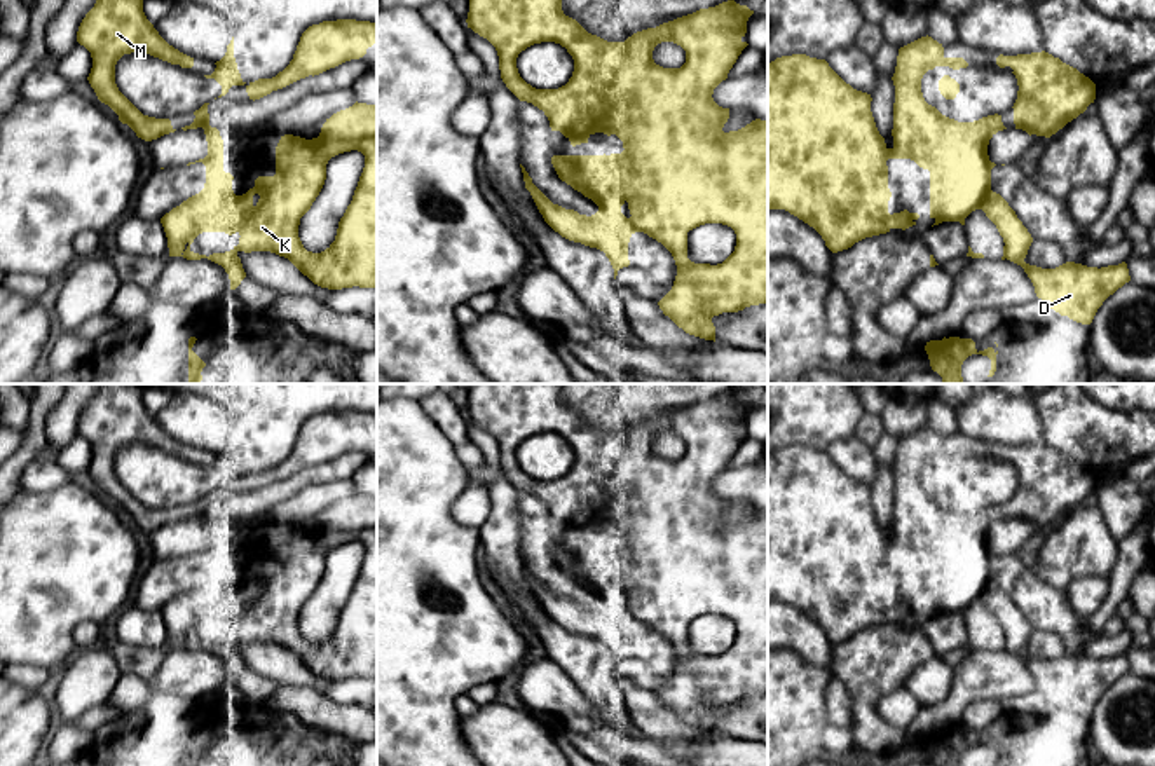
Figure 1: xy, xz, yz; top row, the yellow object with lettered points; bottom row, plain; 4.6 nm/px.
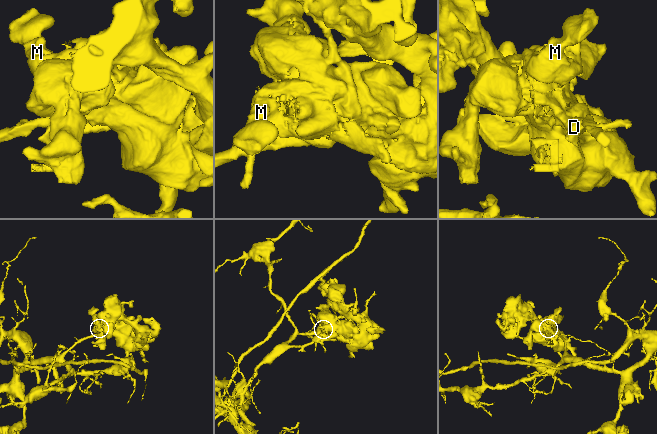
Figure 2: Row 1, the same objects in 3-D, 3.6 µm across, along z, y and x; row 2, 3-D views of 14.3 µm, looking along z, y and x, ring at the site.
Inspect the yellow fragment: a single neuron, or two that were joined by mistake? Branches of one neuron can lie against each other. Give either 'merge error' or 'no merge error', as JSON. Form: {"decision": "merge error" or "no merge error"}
{"decision": "no merge error"}

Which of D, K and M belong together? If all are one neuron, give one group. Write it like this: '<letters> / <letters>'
D K M

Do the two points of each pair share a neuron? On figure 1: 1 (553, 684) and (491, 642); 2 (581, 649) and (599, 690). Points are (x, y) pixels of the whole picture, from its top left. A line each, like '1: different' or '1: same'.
1: different
2: same

